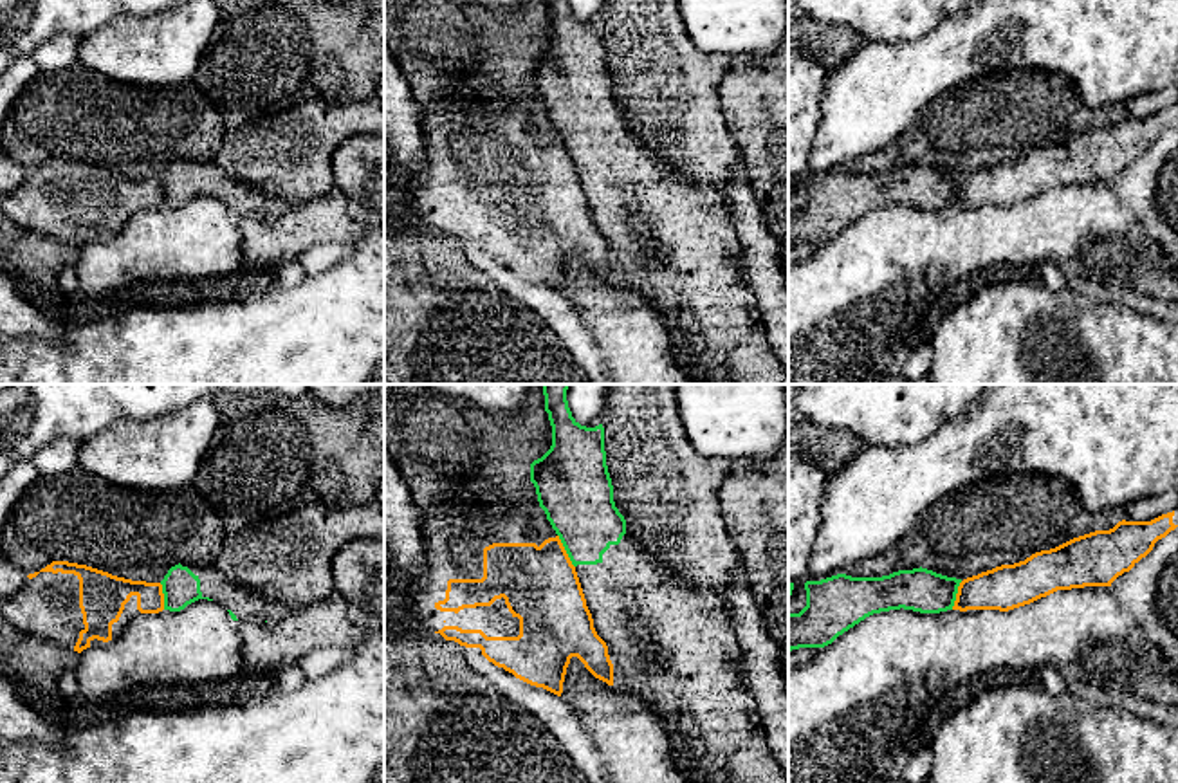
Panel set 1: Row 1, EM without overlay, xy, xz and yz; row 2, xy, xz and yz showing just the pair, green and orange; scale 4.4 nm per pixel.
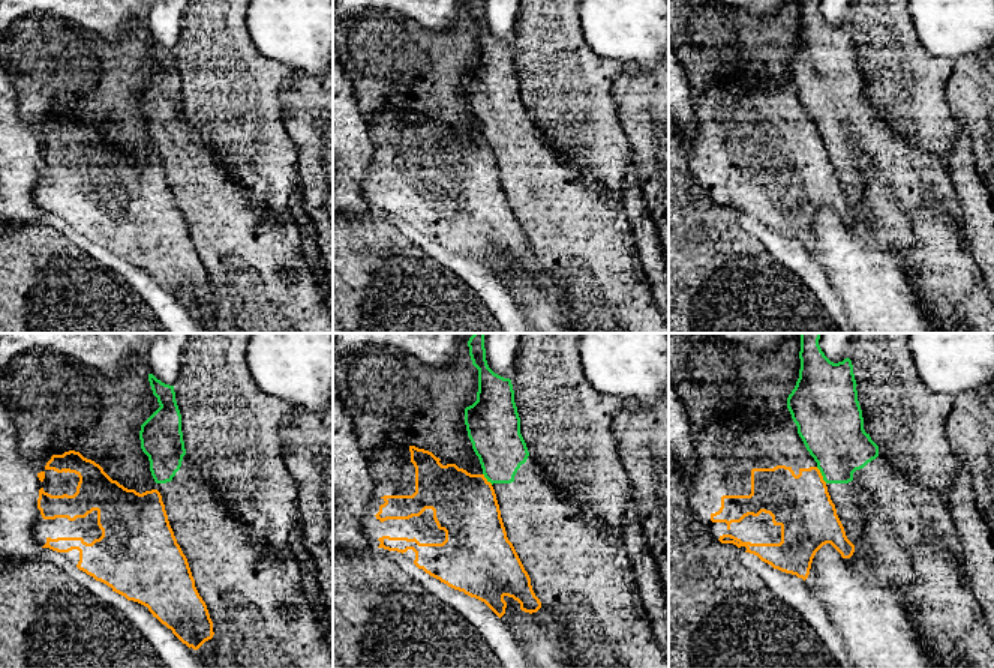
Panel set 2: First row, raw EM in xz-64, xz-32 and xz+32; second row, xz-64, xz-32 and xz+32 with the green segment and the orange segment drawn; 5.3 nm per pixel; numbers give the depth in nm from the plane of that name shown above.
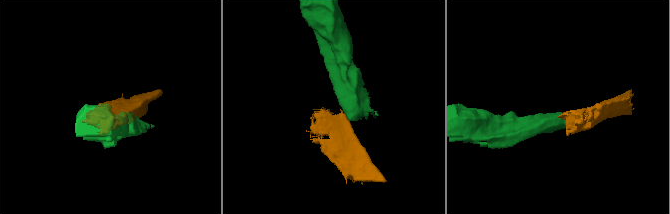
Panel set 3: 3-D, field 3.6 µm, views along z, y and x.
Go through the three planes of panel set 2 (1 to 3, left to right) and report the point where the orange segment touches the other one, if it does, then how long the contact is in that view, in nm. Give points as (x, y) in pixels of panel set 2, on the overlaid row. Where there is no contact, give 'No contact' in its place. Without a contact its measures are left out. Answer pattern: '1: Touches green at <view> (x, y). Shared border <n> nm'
1: No contact
2: Touches green at xz-32 (488, 479). Shared border 80 nm
3: Touches green at xz+32 (822, 475). Shared border 110 nm

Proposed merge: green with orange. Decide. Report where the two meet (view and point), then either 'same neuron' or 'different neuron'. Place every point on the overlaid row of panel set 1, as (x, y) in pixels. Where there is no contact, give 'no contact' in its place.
meets green in xz at (565, 549); different neuron

